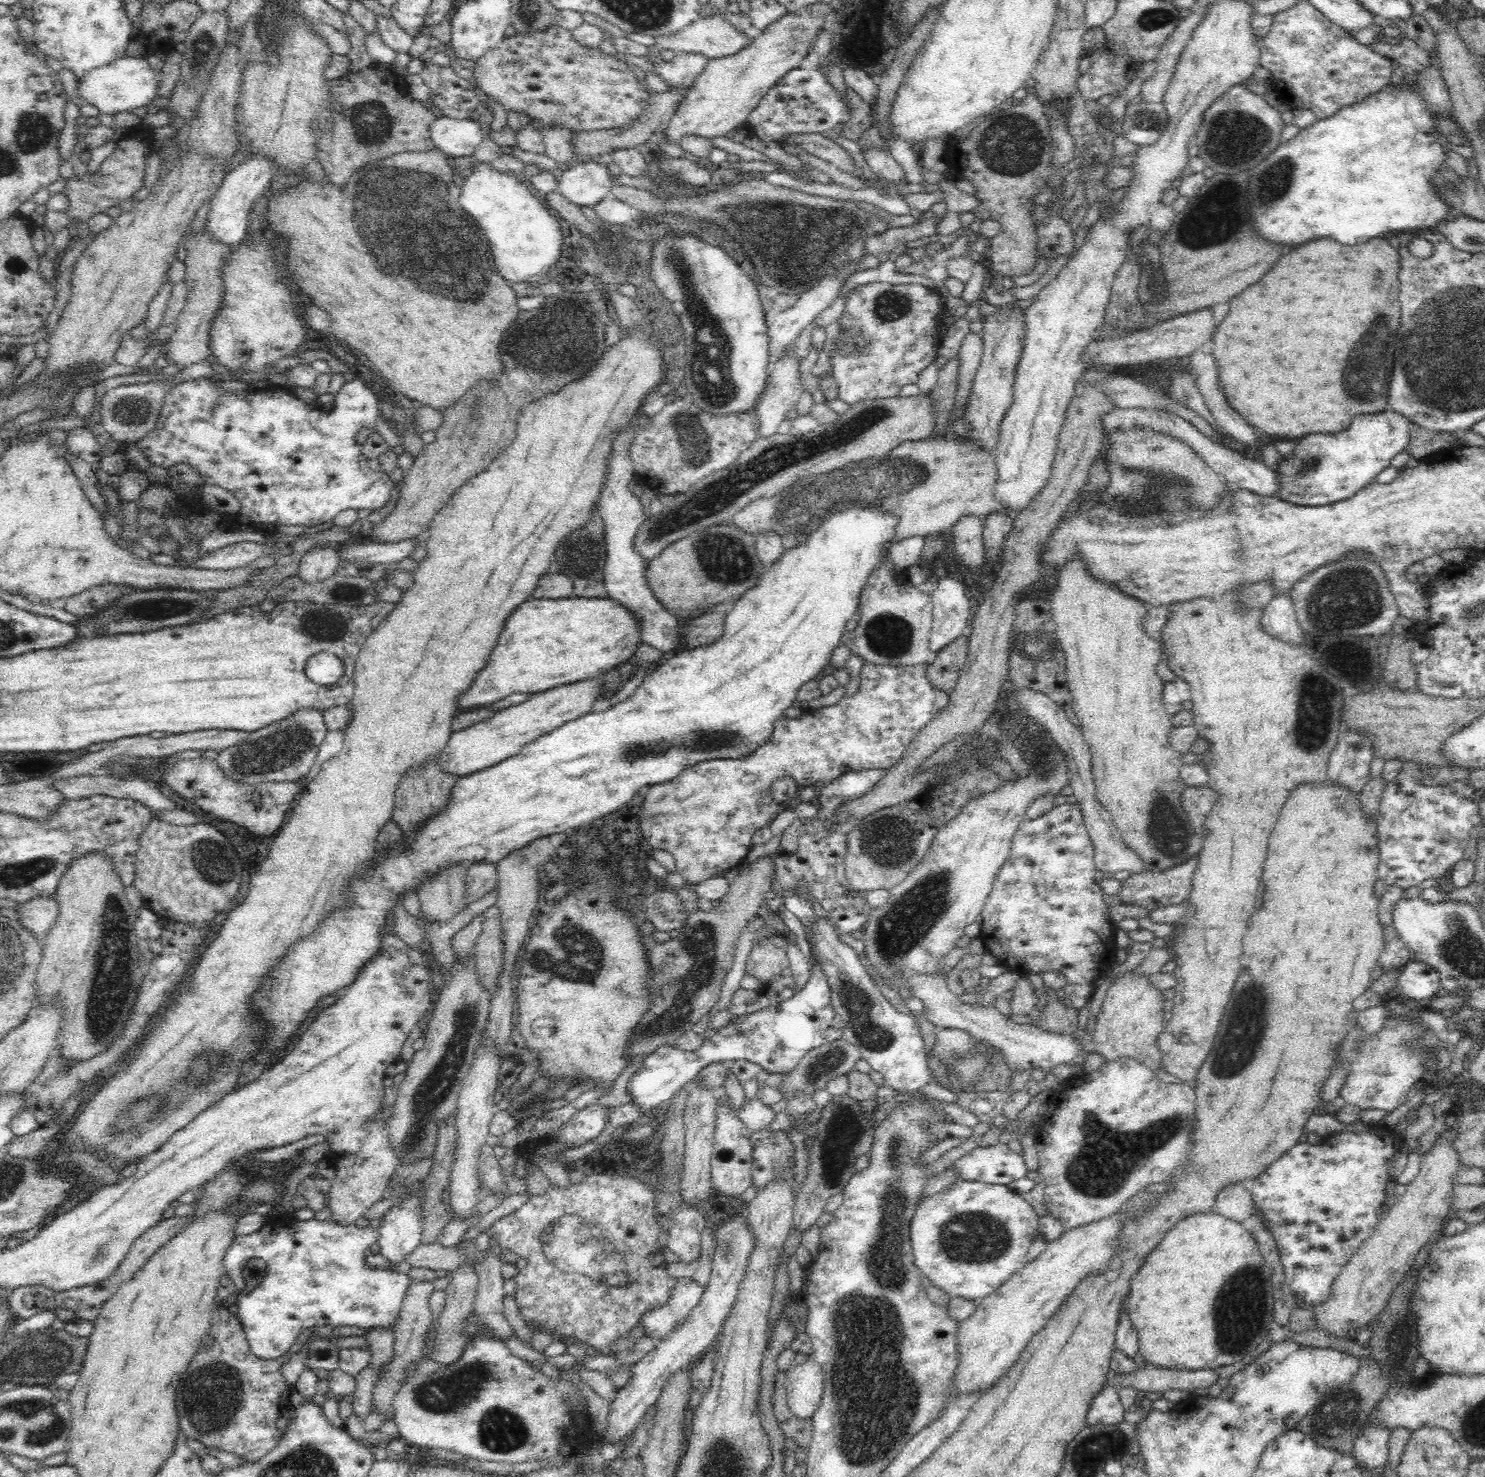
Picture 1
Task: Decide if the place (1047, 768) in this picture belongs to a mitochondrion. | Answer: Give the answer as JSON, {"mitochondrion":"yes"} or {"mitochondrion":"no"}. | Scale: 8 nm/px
{"mitochondrion":"yes"}

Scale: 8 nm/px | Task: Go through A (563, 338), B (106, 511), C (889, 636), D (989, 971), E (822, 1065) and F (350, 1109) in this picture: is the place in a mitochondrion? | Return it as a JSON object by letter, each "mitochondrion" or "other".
{"A":"mitochondrion","B":"other","C":"mitochondrion","D":"other","E":"mitochondrion","F":"other"}

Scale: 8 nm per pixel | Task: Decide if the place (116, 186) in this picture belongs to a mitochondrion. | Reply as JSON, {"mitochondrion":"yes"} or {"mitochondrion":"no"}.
{"mitochondrion":"no"}

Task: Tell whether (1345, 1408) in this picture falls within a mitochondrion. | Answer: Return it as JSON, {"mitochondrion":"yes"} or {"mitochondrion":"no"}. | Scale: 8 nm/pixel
{"mitochondrion":"yes"}

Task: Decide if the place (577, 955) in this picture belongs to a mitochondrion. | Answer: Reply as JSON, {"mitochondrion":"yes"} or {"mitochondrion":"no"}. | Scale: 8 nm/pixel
{"mitochondrion":"yes"}

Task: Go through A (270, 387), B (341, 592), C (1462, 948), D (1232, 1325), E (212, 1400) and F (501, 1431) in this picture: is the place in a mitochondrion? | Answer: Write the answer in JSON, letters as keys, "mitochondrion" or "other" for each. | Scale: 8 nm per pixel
{"A":"other","B":"mitochondrion","C":"mitochondrion","D":"mitochondrion","E":"mitochondrion","F":"mitochondrion"}

